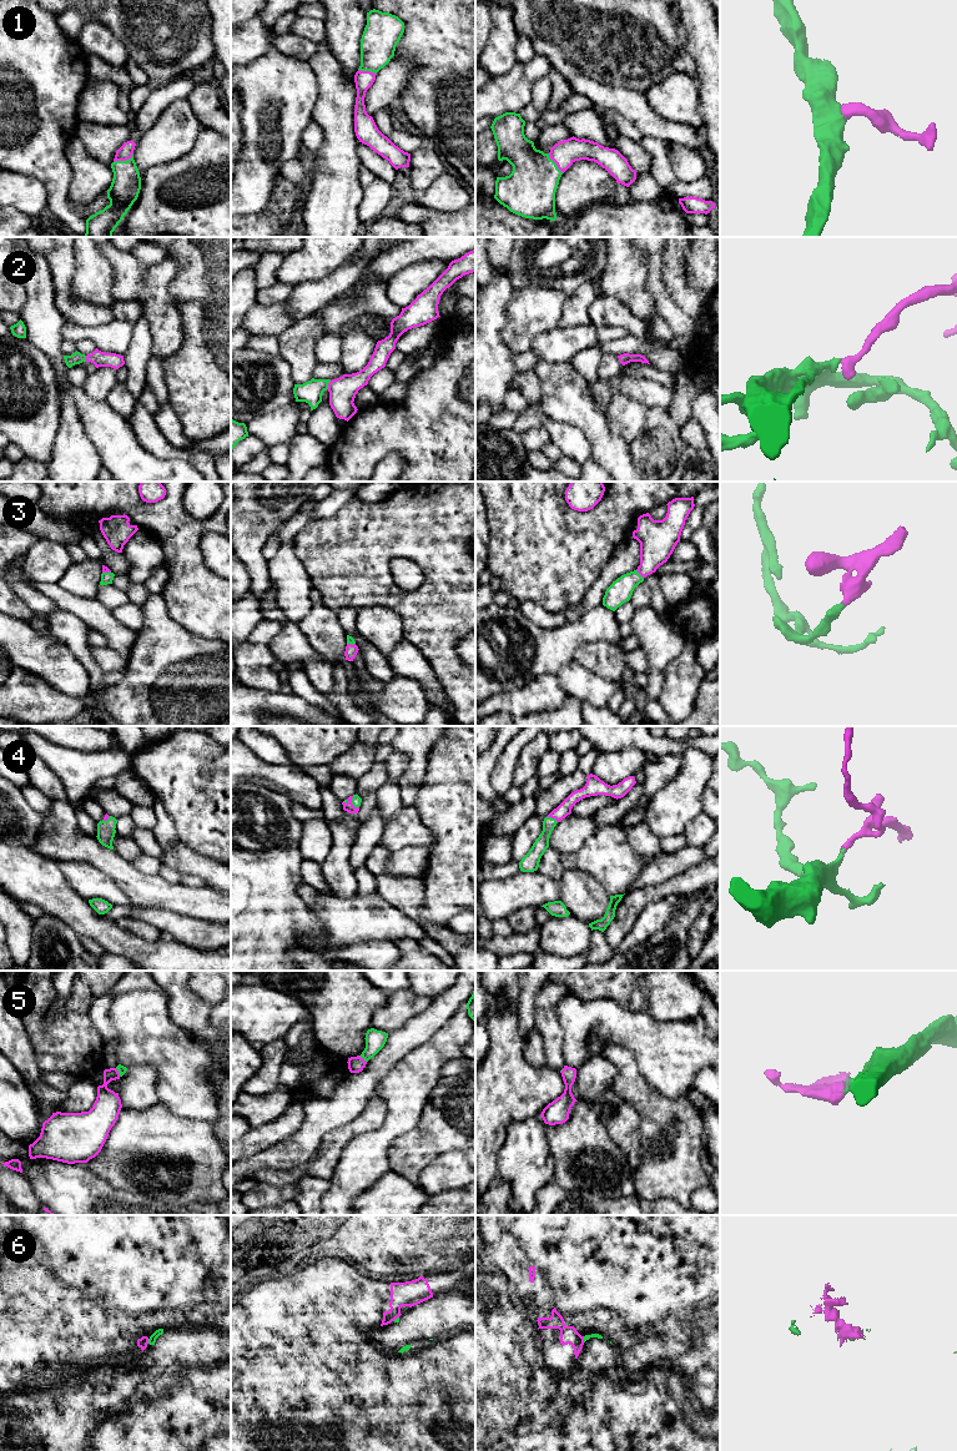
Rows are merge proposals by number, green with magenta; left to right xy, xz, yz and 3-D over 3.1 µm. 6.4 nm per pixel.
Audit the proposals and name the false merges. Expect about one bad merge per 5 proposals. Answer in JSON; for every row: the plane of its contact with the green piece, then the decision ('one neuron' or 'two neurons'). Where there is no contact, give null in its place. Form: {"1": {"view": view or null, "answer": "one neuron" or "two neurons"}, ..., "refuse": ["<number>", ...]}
{"1": {"view": "xy", "answer": "one neuron"}, "2": {"view": "xz", "answer": "one neuron"}, "3": {"view": "yz", "answer": "one neuron"}, "4": {"view": "xz", "answer": "one neuron"}, "5": {"view": "xz", "answer": "one neuron"}, "6": {"view": "xy", "answer": "two neurons"}, "refuse": ["6"]}

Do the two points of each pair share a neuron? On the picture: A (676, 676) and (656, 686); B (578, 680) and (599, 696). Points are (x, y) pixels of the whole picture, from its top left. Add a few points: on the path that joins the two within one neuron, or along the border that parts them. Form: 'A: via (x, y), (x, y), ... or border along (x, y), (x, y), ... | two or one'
A: border along (678, 656), (665, 668), (664, 686), (656, 699) | two
B: via (583, 684), (594, 691) | one

